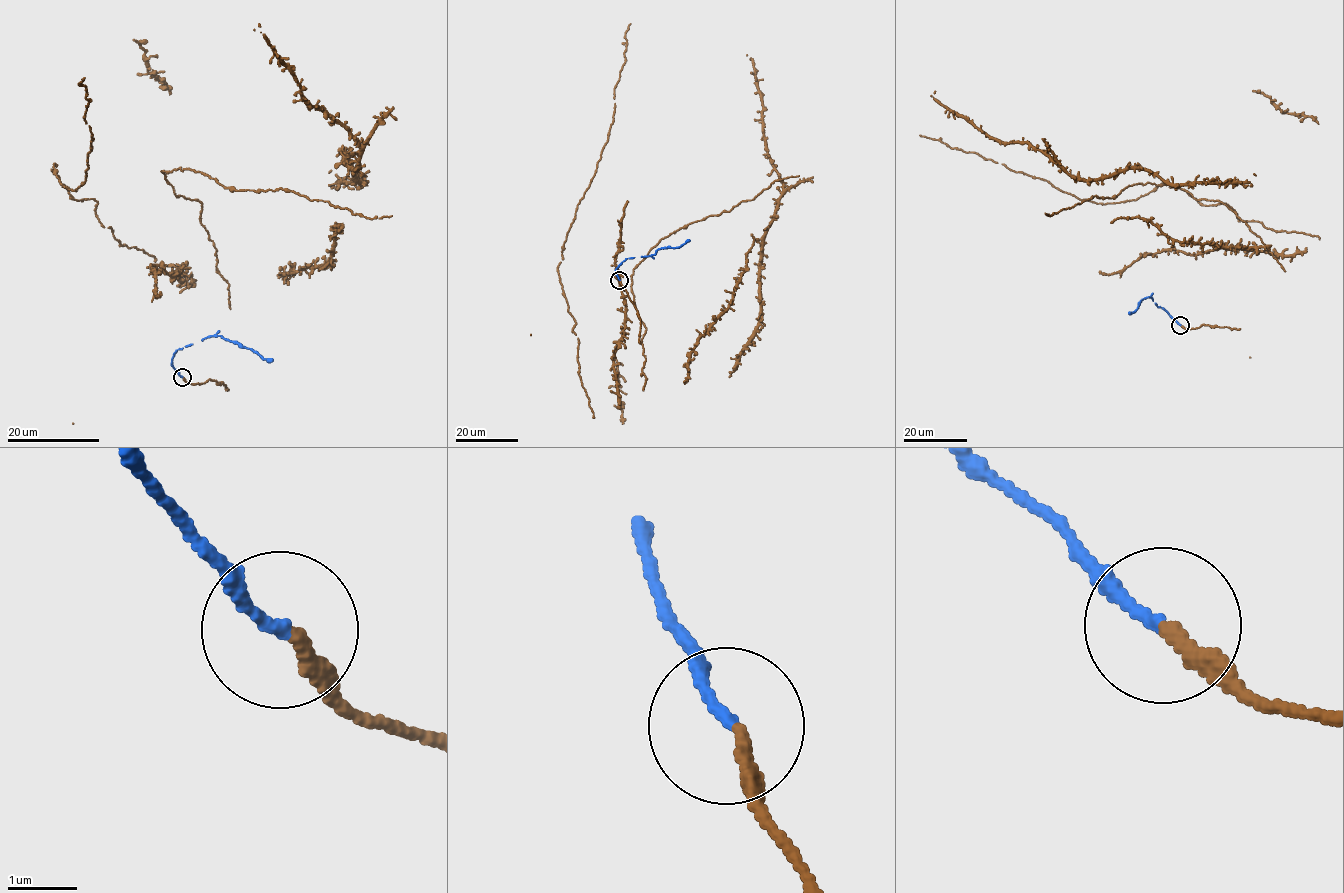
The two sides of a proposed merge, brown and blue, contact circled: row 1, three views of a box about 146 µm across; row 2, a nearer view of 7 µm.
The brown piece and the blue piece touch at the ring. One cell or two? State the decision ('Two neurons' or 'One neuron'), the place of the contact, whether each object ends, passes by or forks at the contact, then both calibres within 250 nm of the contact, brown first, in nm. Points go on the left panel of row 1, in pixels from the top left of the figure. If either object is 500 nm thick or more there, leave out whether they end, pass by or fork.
One neuron. Place: (182, 377). At the ring brown ends. At the ring blue ends. Thickness 200 nm (brown) against 160 nm

